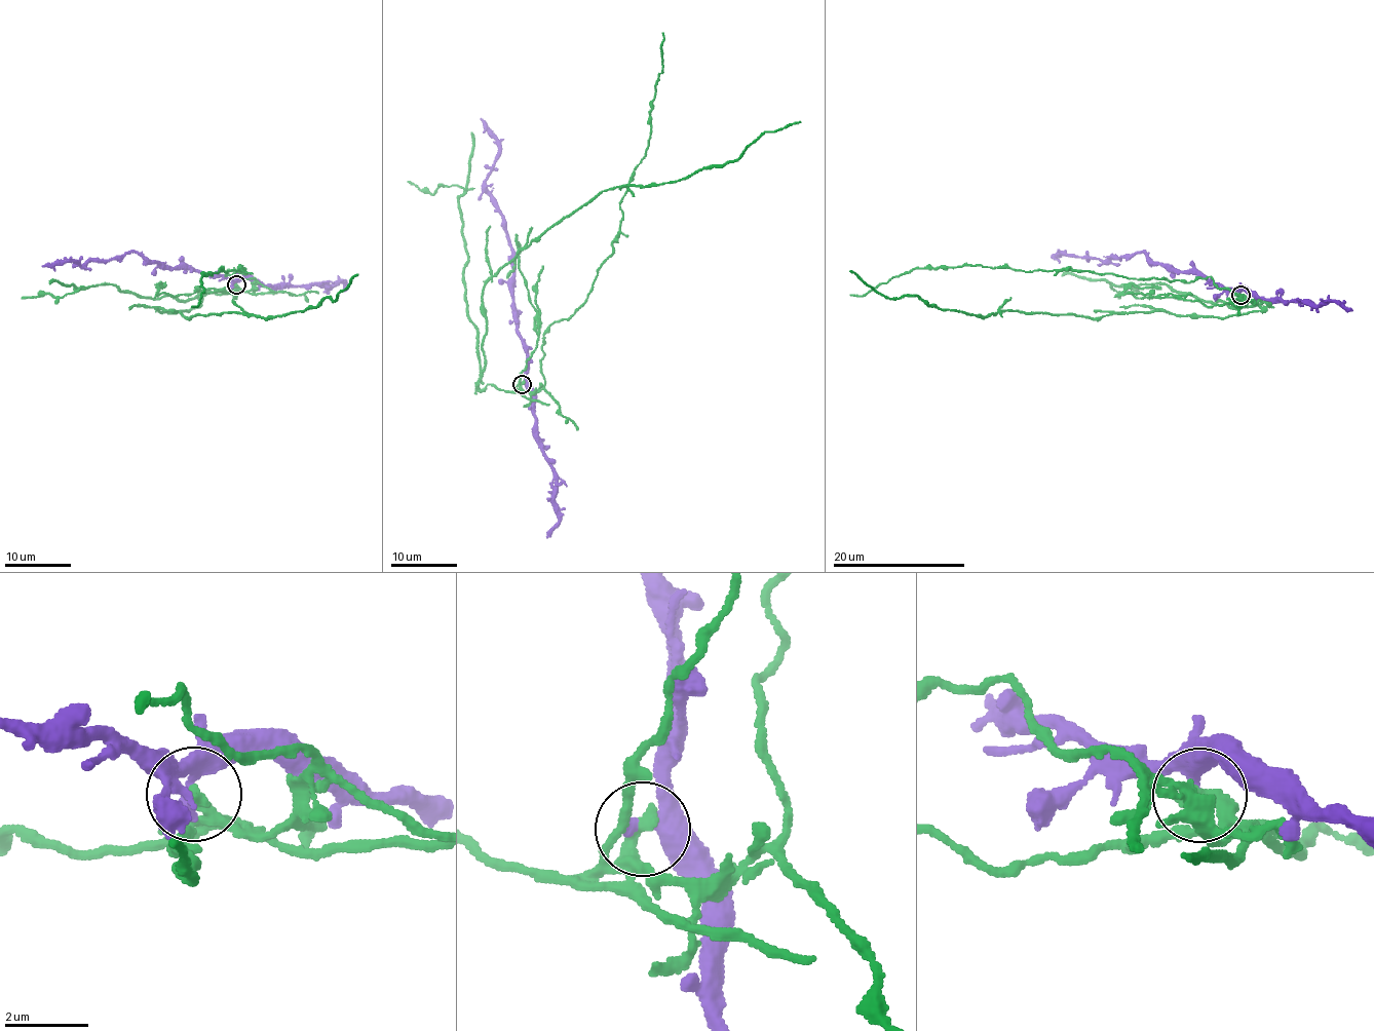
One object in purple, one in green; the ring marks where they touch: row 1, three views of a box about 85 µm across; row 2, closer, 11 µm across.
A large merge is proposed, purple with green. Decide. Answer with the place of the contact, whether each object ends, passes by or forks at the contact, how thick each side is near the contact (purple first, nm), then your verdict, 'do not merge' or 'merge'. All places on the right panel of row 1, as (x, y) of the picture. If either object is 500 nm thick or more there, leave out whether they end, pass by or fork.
place (1241, 295); purple passes by; green passes by; calibres 240 and 280 nm; do not merge

